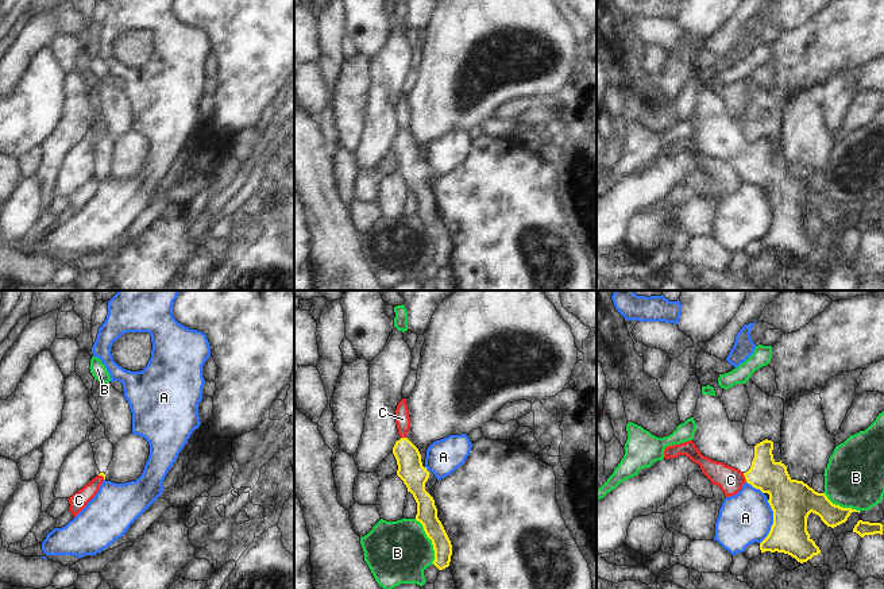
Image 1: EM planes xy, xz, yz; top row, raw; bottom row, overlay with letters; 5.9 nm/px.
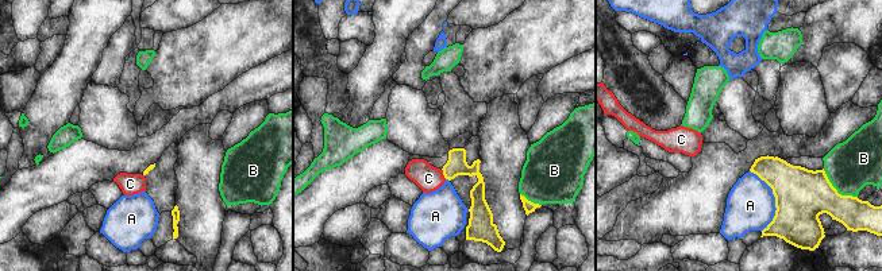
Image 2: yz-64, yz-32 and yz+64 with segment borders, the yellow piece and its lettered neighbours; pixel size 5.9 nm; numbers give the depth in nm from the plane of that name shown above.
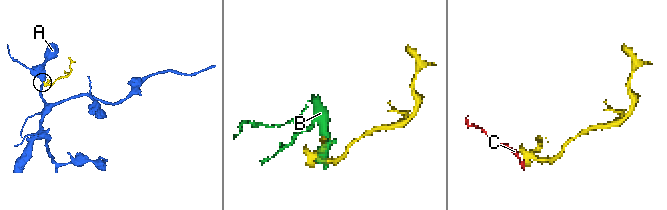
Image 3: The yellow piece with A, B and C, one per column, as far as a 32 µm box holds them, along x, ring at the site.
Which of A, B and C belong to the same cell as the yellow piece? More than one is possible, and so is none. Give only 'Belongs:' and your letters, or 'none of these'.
Belongs: none of these.

